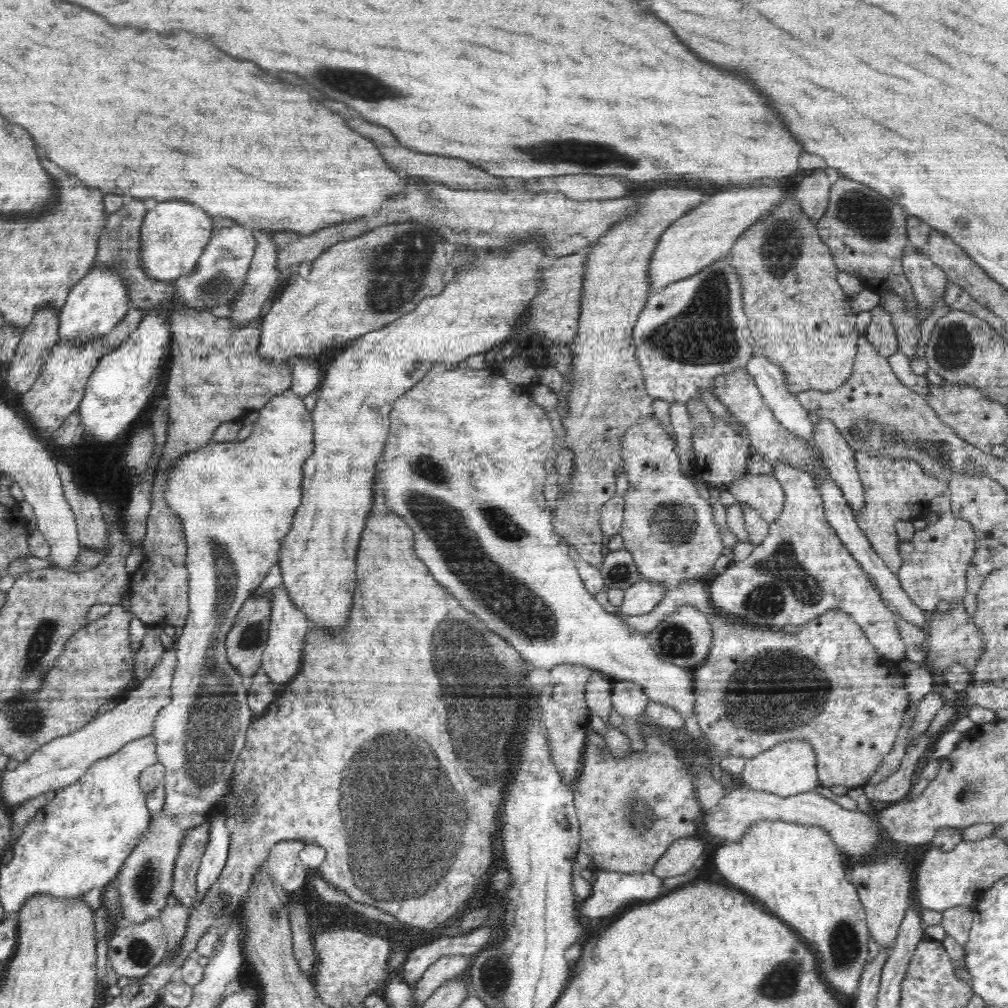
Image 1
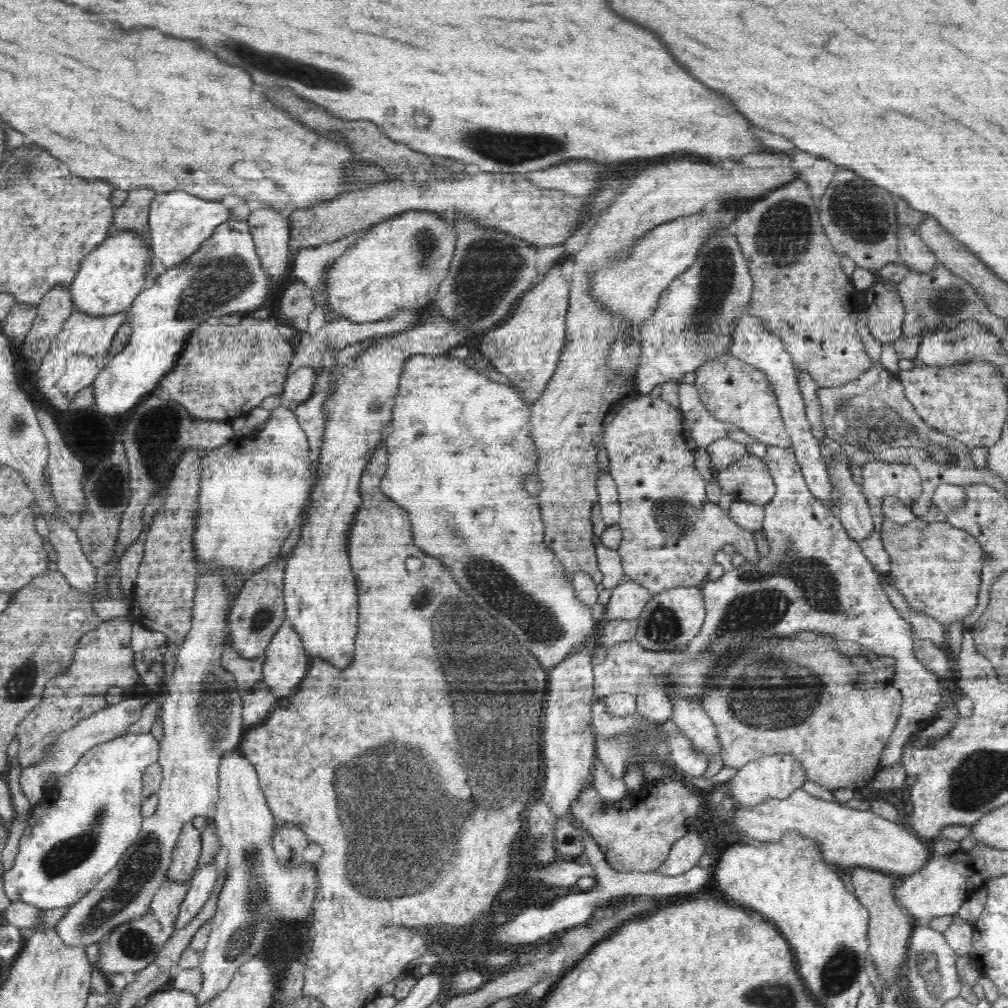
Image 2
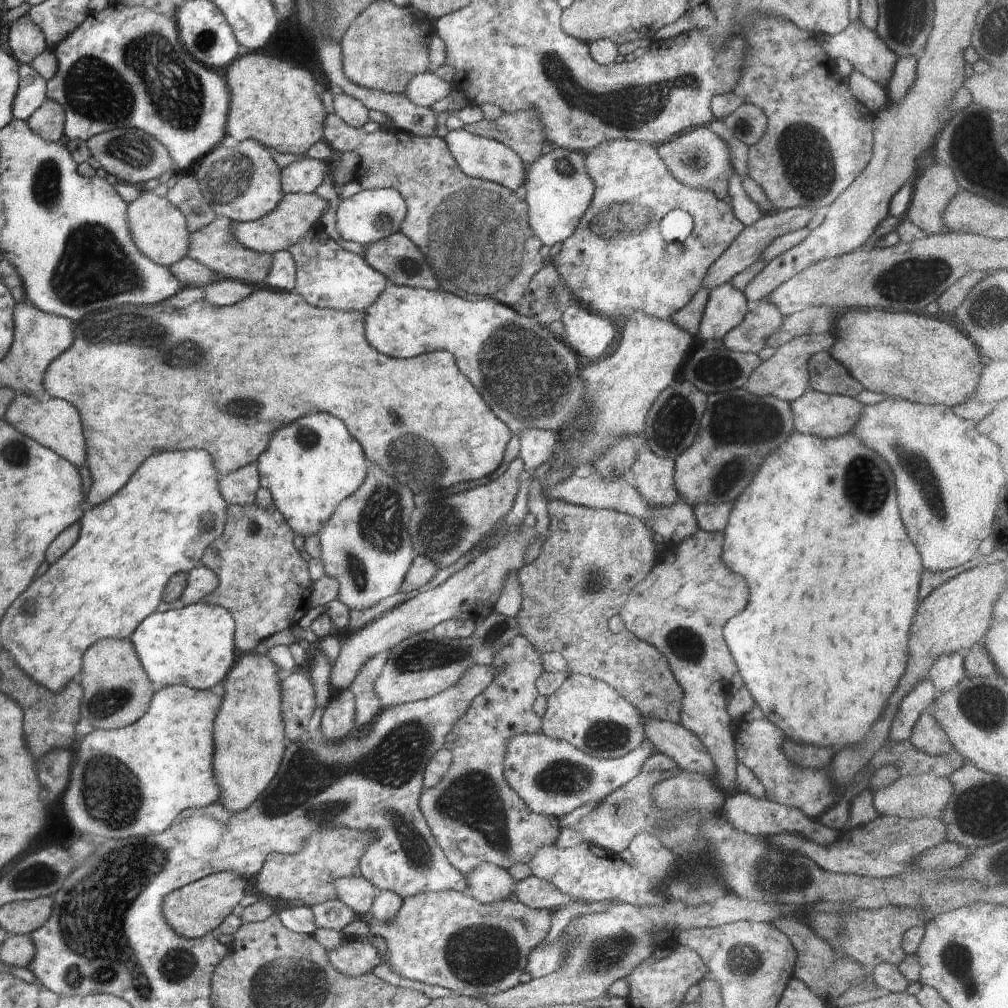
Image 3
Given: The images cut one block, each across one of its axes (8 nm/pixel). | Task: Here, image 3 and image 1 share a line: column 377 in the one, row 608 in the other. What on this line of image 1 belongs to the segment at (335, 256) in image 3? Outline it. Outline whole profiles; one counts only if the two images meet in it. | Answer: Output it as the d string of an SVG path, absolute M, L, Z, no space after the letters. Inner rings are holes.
M280 586L270 590L272 614L269 624L269 637L261 658L261 667L267 676L280 686L289 684L296 676L303 659L304 642L309 631L309 618L290 599L288 591Z

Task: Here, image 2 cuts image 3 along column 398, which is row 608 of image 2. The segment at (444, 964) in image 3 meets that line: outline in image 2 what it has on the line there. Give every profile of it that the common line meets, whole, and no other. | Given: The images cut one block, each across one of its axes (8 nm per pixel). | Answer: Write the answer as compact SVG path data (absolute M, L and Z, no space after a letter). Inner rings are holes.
M884 516L880 534L886 553L892 557L892 566L887 573L890 583L906 599L912 611L926 614L946 628L959 621L963 622L974 612L978 605L978 591L981 586L983 551L970 532L954 528L947 520L926 522L915 518L906 524L898 524Z

